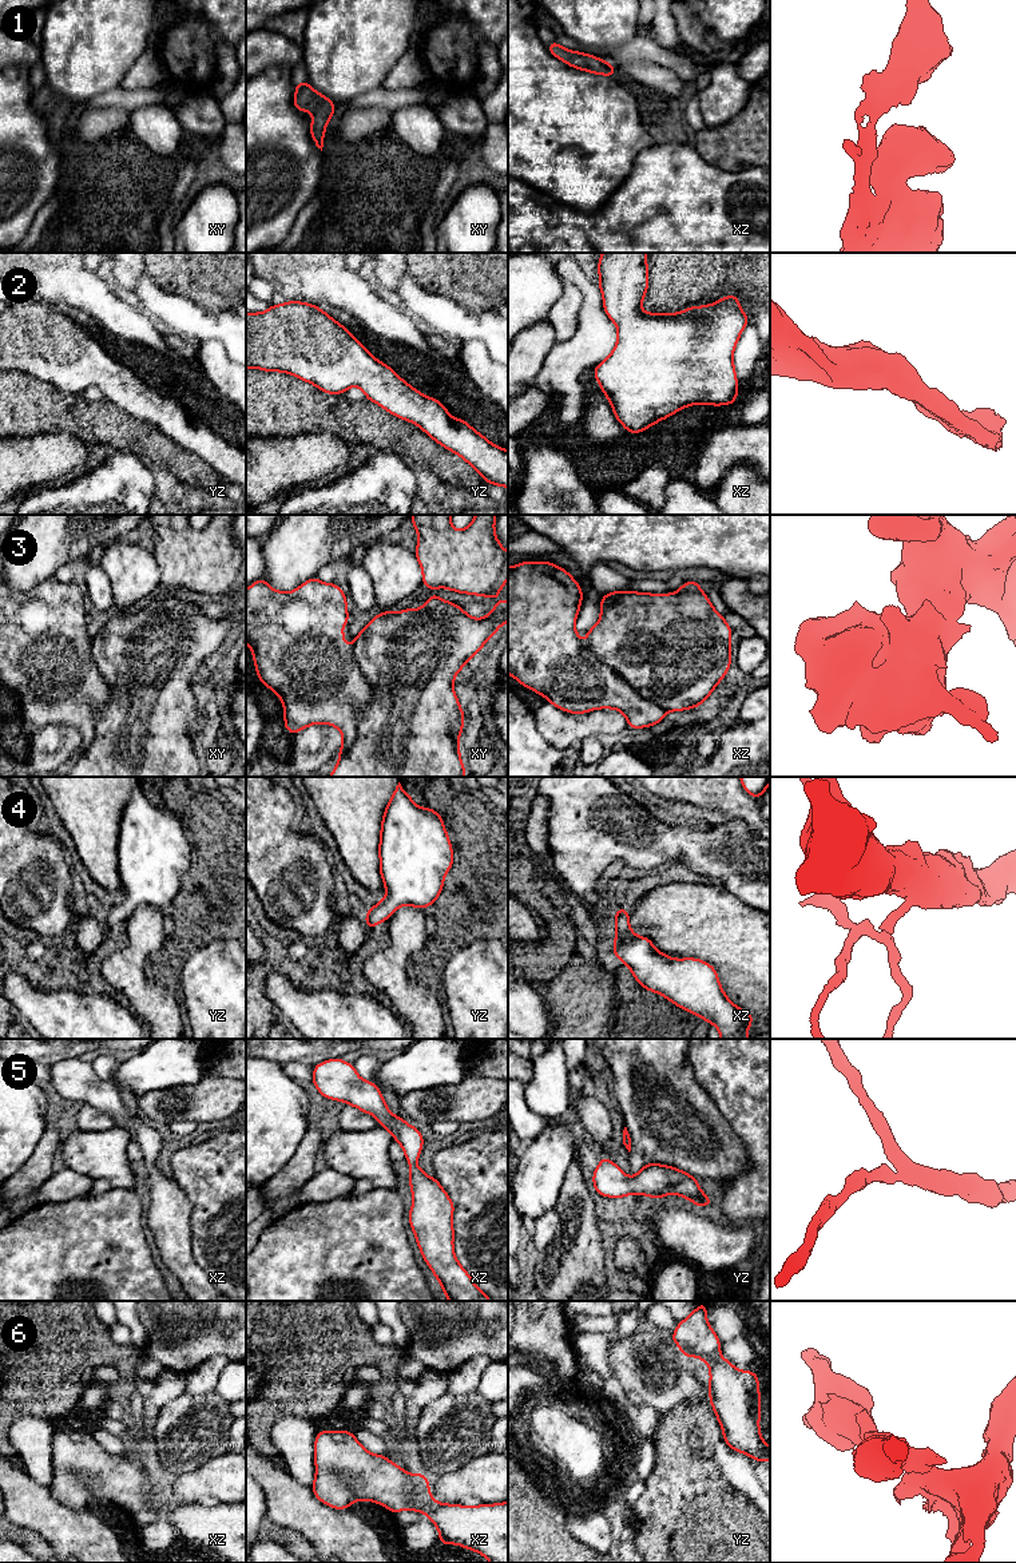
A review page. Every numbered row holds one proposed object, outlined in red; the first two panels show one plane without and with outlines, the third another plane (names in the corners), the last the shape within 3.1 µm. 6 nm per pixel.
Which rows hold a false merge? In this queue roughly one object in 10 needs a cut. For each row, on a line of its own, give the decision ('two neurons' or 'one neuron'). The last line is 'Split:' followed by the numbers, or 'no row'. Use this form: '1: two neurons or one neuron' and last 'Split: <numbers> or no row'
1: one neuron
2: one neuron
3: one neuron
4: one neuron
5: one neuron
6: two neurons
Split: 6

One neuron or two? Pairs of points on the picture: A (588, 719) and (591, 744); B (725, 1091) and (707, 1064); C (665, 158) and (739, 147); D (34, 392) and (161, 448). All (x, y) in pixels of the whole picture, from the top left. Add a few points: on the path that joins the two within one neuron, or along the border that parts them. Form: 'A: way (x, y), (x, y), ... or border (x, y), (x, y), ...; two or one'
A: border (598, 736), (590, 736), (580, 742); two
B: way (725, 1085), (714, 1071); one
C: border (694, 146), (706, 161), (725, 170); two
D: way (66, 413), (91, 423), (108, 424), (129, 433); one

